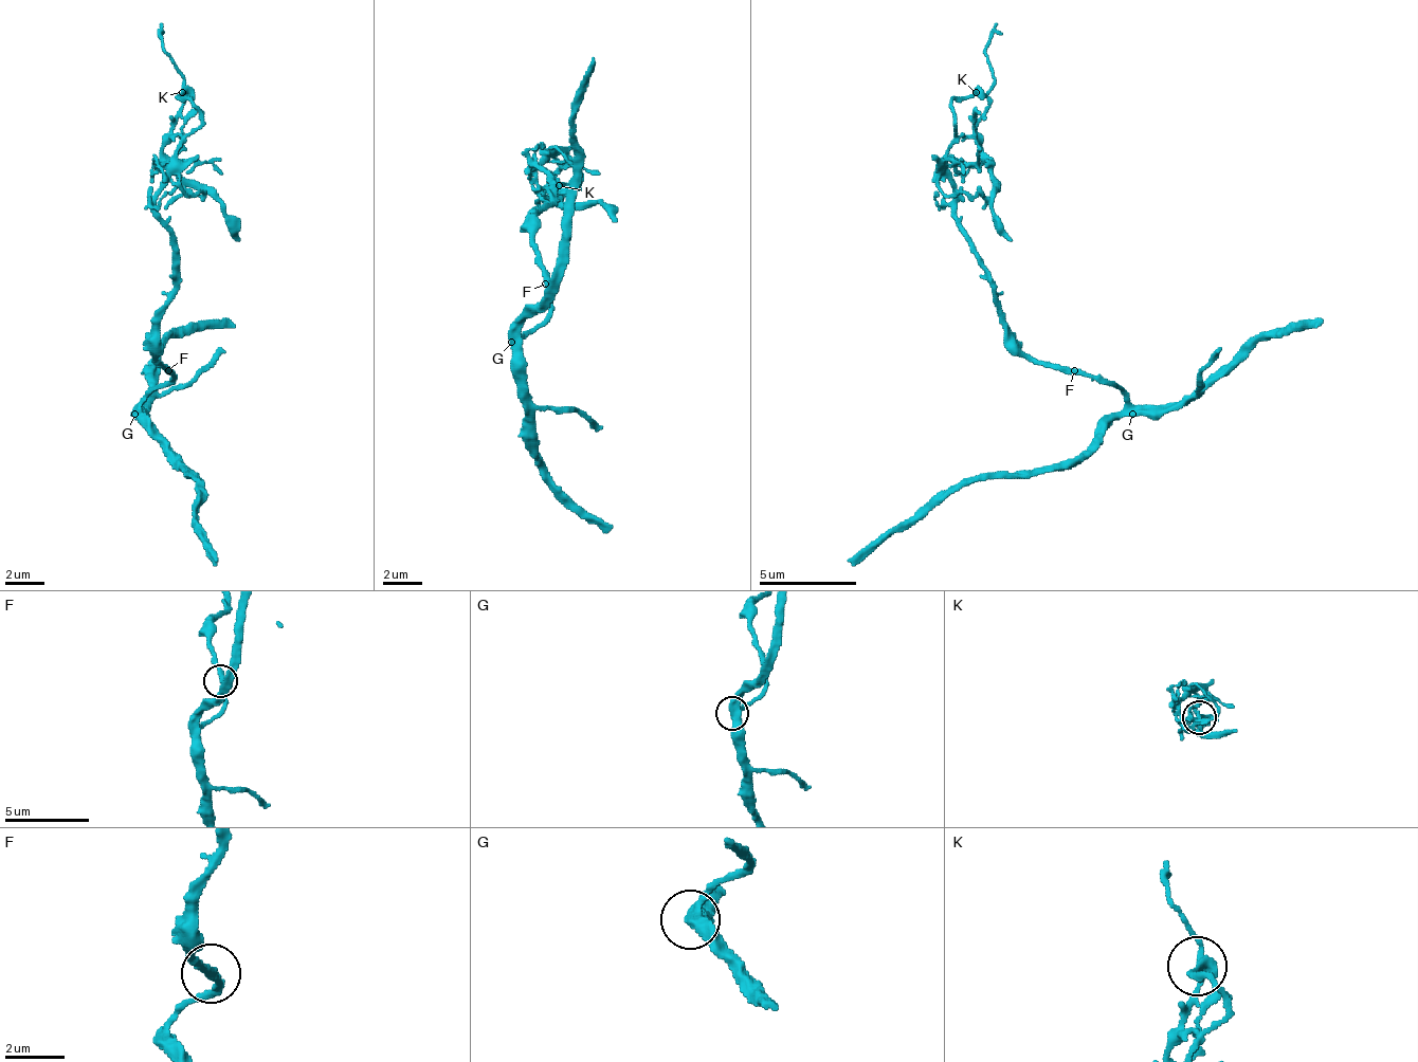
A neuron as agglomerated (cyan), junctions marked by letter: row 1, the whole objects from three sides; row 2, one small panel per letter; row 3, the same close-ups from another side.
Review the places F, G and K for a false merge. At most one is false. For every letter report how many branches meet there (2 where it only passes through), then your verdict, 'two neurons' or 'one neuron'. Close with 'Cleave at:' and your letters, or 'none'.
F: 2 branches meet; one neuron
G: 3 branches meet; one neuron
K: 3 branches meet; two neurons
Cleave at: K

